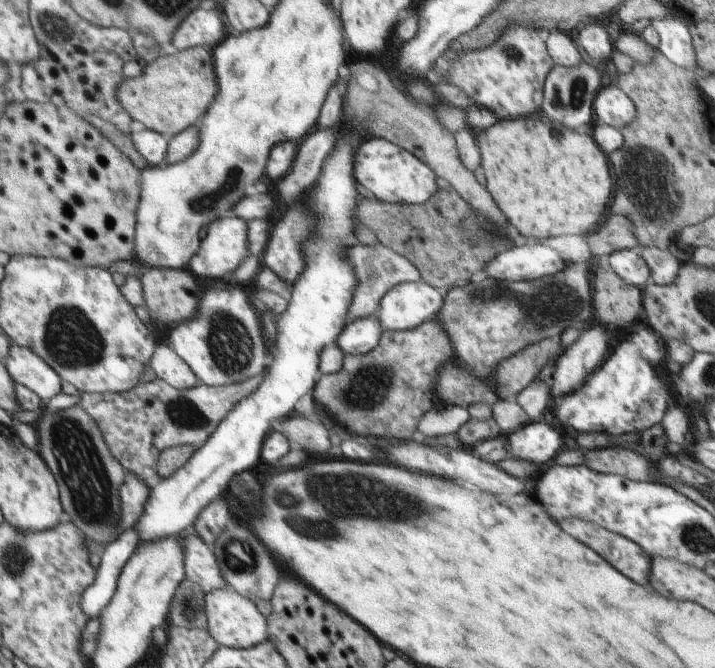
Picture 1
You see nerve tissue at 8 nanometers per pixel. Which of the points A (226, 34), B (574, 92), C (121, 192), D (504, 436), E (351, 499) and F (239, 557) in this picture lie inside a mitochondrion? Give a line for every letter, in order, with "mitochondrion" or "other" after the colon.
A: other
B: mitochondrion
C: mitochondrion
D: other
E: mitochondrion
F: mitochondrion

